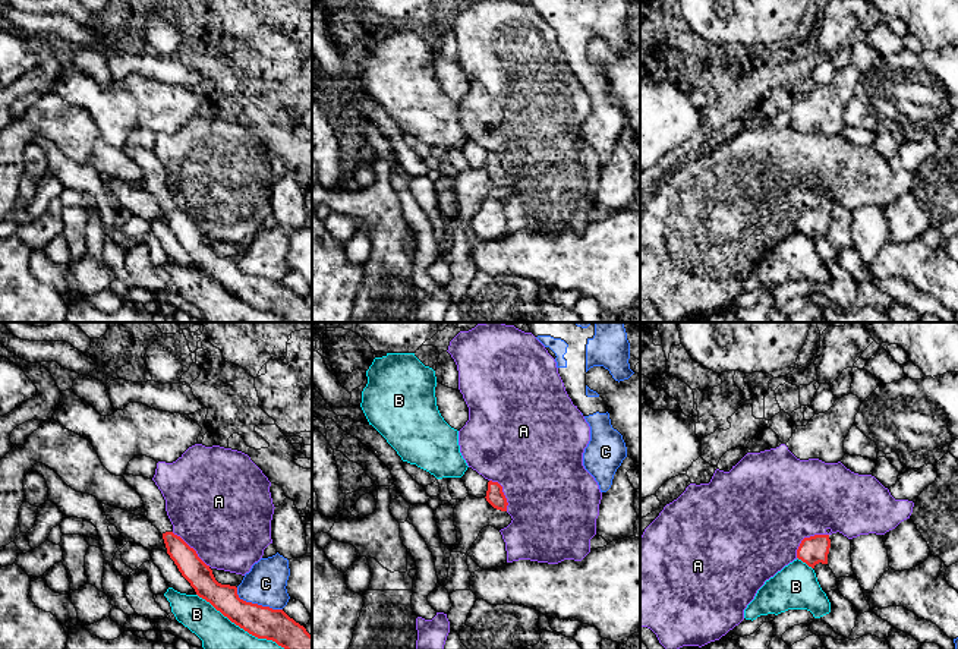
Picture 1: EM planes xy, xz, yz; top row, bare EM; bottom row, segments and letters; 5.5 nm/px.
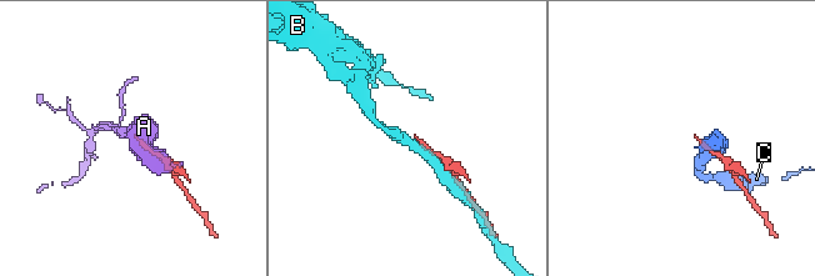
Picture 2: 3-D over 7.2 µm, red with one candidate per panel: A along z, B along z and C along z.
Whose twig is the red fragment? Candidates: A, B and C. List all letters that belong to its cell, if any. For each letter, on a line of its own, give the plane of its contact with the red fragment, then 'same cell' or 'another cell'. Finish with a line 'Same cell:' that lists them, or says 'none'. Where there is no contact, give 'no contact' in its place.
A: yz | another cell
B: xy | another cell
C: xy | another cell
Same cell: none

